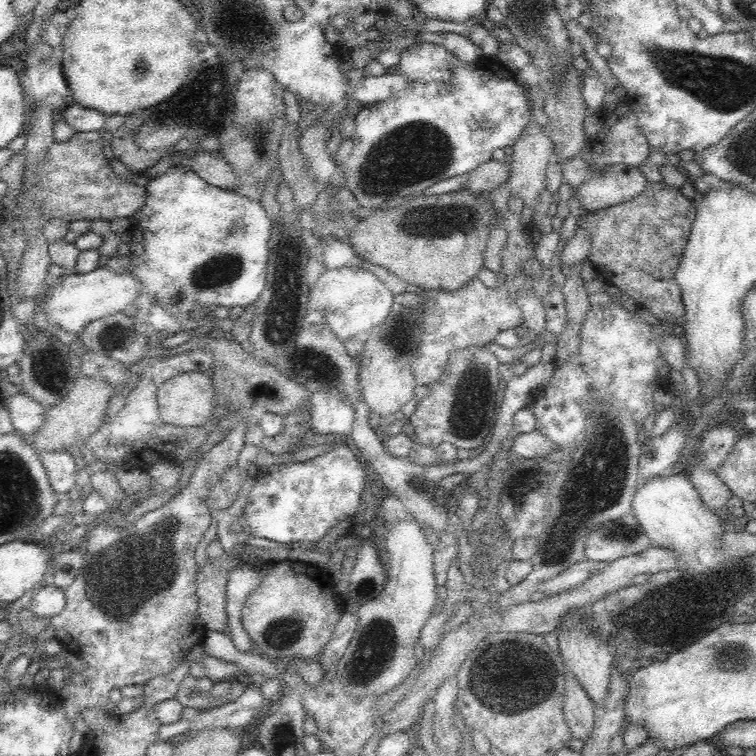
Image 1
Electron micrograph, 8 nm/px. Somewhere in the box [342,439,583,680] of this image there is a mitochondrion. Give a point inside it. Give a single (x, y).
(363, 589)

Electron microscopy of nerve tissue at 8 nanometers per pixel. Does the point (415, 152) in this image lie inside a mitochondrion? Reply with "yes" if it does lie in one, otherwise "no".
yes

